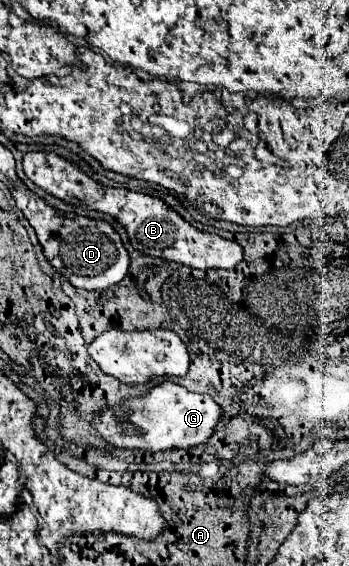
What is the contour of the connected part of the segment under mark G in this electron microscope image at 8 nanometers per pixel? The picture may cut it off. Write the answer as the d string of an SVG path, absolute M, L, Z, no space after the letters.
M170 380L150 386L144 396L128 396L118 406L106 406L90 424L94 434L112 448L130 452L158 452L170 448L190 448L204 444L220 420L220 406L206 394L196 394Z

